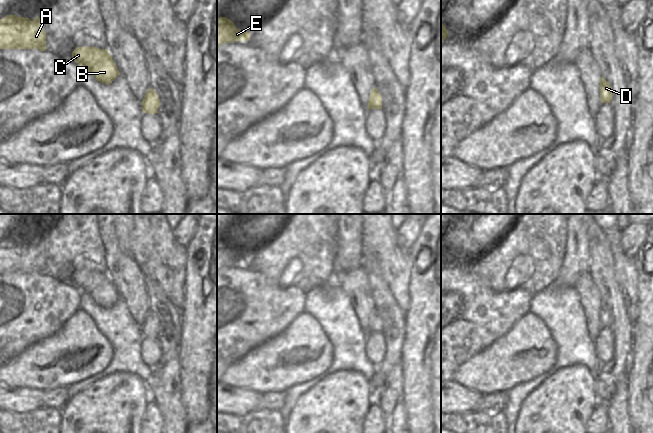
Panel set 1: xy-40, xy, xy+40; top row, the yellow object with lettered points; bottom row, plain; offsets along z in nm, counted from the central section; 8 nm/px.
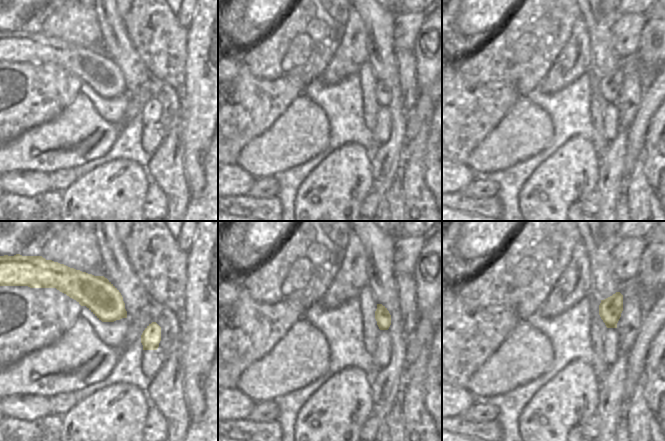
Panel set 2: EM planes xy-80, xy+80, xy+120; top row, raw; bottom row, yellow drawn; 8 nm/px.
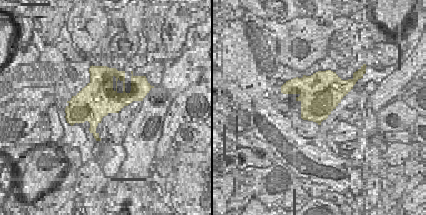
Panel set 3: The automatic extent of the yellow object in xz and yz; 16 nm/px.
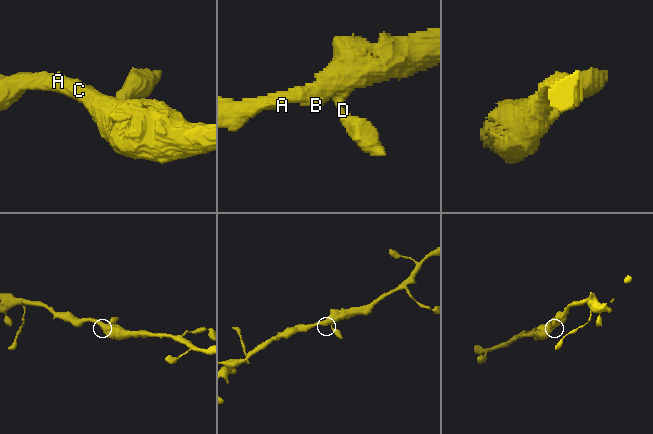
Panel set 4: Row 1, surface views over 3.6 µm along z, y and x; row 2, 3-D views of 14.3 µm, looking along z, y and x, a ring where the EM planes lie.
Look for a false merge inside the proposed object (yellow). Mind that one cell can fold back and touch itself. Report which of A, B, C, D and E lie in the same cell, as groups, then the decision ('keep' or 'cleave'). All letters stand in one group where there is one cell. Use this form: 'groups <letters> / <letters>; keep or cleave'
groups A B C D E; keep

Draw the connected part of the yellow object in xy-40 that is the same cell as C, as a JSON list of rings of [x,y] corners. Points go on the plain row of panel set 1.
[[[77,271],[72,276],[72,284],[82,293],[87,293],[97,305],[105,309],[109,309],[120,299],[107,273]]]

